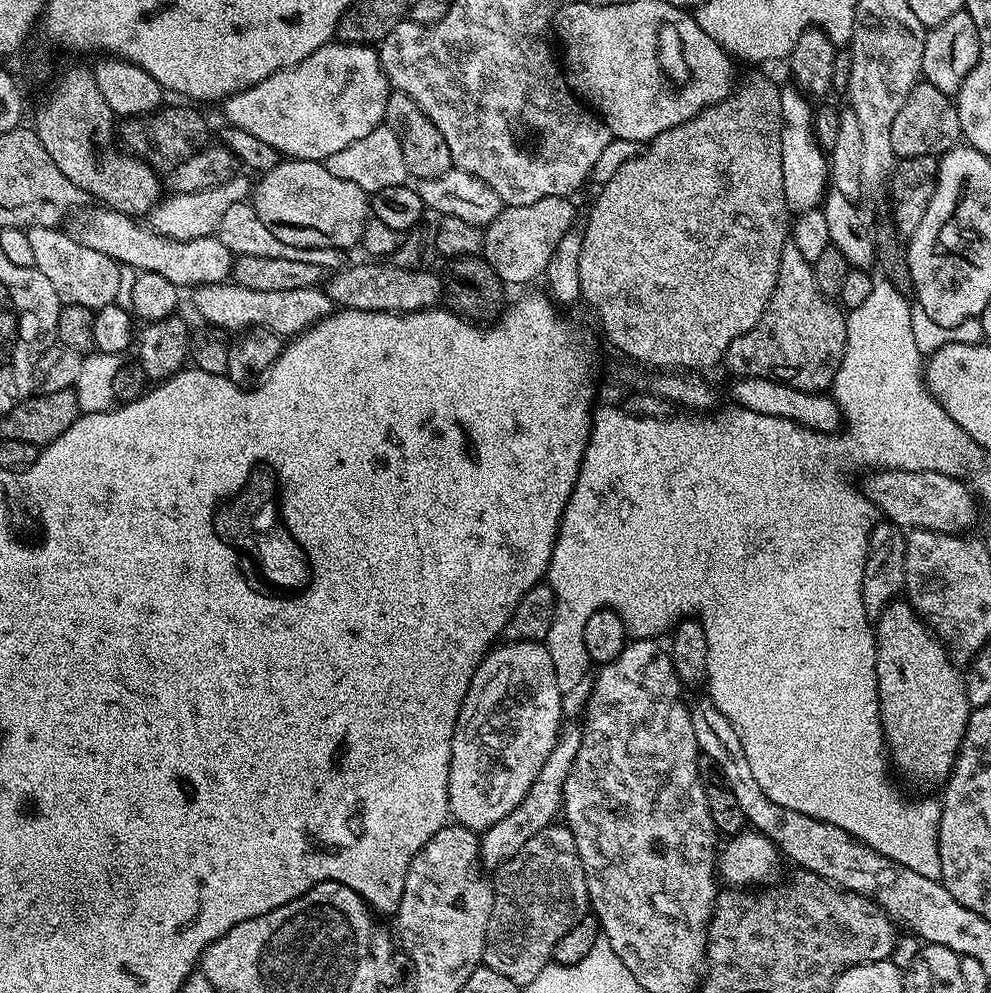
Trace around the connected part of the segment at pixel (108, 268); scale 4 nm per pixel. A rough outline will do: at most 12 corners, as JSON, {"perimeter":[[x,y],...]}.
{"perimeter":[[30,228],[61,305],[117,303],[120,264],[60,228]]}

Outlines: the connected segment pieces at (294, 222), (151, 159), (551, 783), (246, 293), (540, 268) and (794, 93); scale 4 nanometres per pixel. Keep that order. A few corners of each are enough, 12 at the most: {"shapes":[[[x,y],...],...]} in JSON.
{"shapes":[[[281,159],[250,192],[290,246],[357,247],[370,196],[318,160]],[[161,106],[119,125],[118,140],[154,169],[209,147],[199,107]],[[565,723],[526,798],[484,829],[495,870],[561,815],[584,729]],[[323,287],[191,289],[216,330],[264,328],[299,336],[332,315]],[[567,196],[501,207],[484,228],[500,283],[528,284],[573,231]],[[795,83],[782,98],[782,190],[789,209],[815,208],[830,160]]]}

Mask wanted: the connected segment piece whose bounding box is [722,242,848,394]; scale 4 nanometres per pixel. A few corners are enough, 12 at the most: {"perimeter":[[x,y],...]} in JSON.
{"perimeter":[[782,246],[762,318],[734,338],[733,377],[831,389],[848,321],[812,261]]}

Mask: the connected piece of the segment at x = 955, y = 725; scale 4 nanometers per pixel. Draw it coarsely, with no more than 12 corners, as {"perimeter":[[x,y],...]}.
{"perimeter":[[907,599],[875,617],[891,763],[943,785],[970,705]]}

